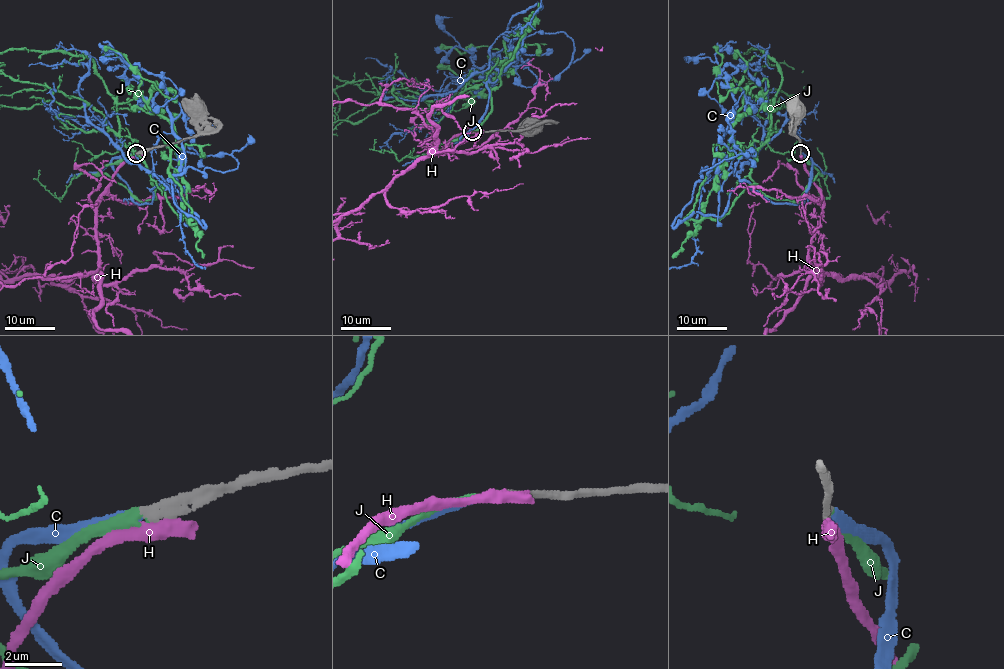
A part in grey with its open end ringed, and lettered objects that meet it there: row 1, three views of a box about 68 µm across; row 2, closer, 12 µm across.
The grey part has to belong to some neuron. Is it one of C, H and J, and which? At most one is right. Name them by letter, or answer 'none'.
J

